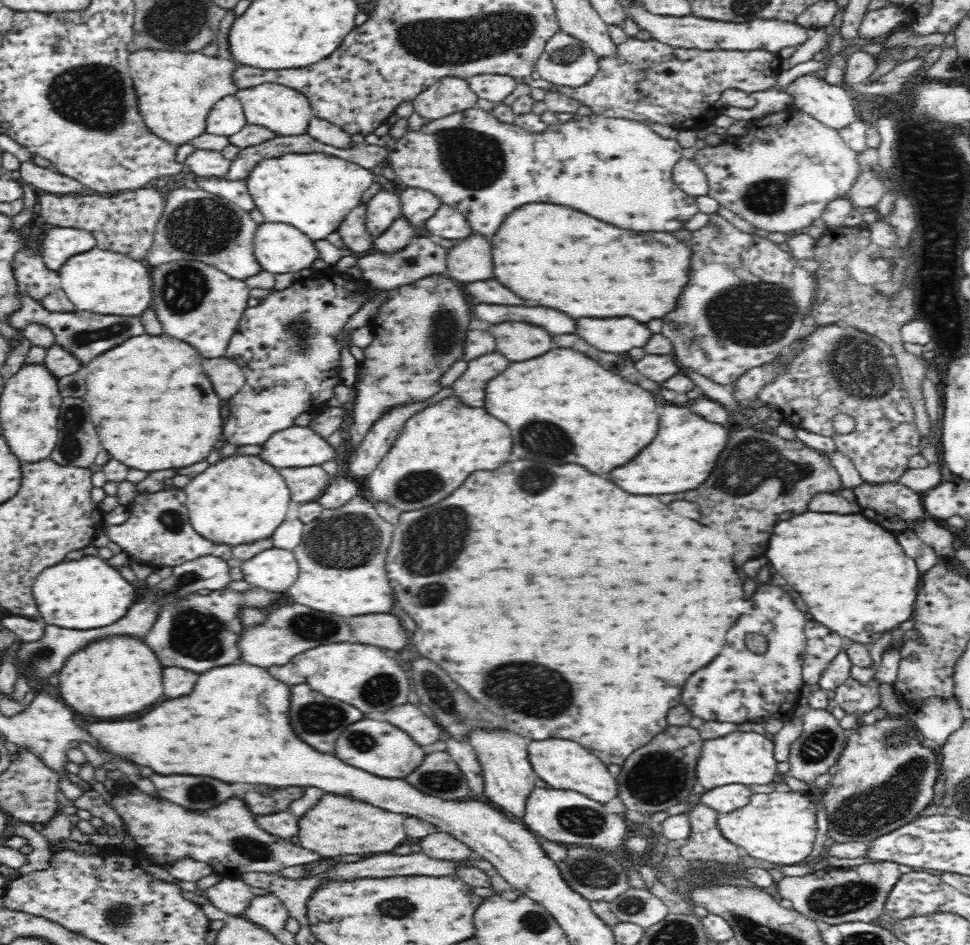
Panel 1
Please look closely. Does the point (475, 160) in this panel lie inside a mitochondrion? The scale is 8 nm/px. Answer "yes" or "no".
yes

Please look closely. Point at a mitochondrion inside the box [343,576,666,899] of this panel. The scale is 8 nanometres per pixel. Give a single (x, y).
(528, 689)

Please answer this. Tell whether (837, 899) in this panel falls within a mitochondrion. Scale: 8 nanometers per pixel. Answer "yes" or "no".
yes

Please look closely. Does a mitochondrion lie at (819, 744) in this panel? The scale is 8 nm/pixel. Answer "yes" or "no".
yes

